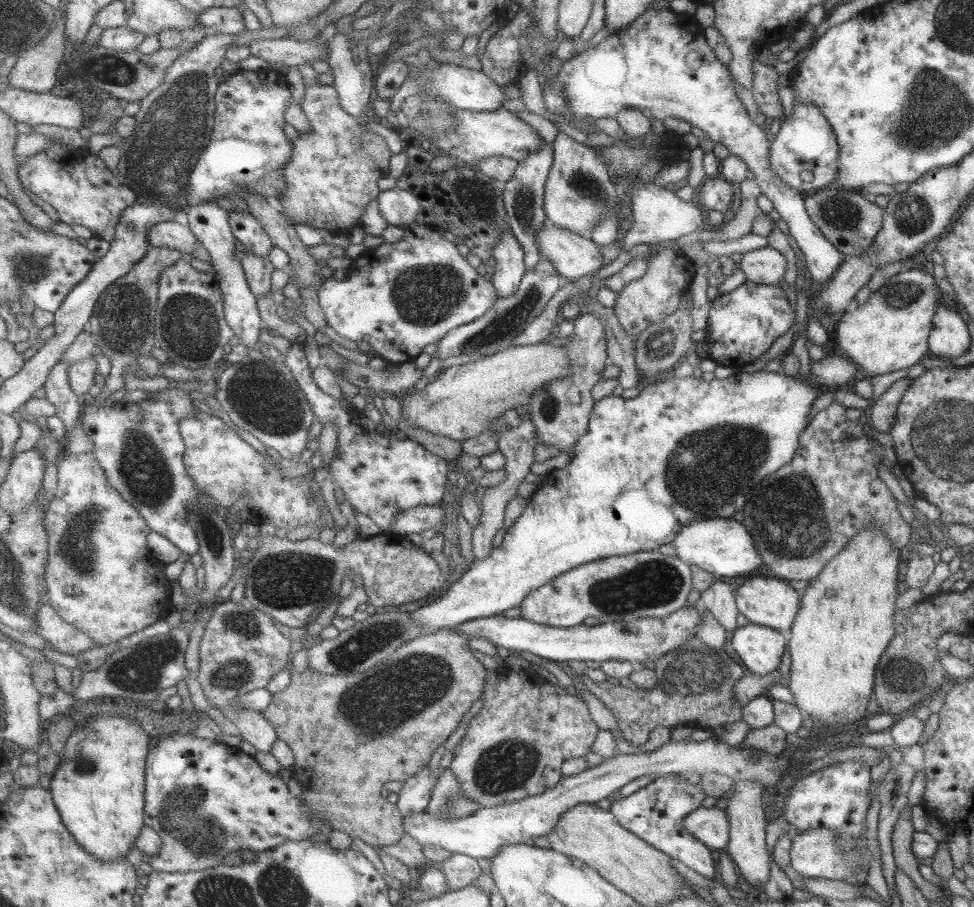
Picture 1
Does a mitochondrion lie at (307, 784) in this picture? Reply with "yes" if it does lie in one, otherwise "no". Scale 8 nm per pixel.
no

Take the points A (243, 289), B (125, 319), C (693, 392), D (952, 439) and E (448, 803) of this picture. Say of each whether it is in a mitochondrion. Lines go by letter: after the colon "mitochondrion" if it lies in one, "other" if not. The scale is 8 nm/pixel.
A: other
B: mitochondrion
C: other
D: mitochondrion
E: mitochondrion

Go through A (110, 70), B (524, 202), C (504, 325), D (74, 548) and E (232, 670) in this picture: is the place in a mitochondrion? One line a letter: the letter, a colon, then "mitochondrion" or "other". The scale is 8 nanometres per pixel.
A: mitochondrion
B: mitochondrion
C: mitochondrion
D: mitochondrion
E: mitochondrion

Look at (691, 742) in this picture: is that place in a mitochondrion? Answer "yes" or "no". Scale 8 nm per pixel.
no

